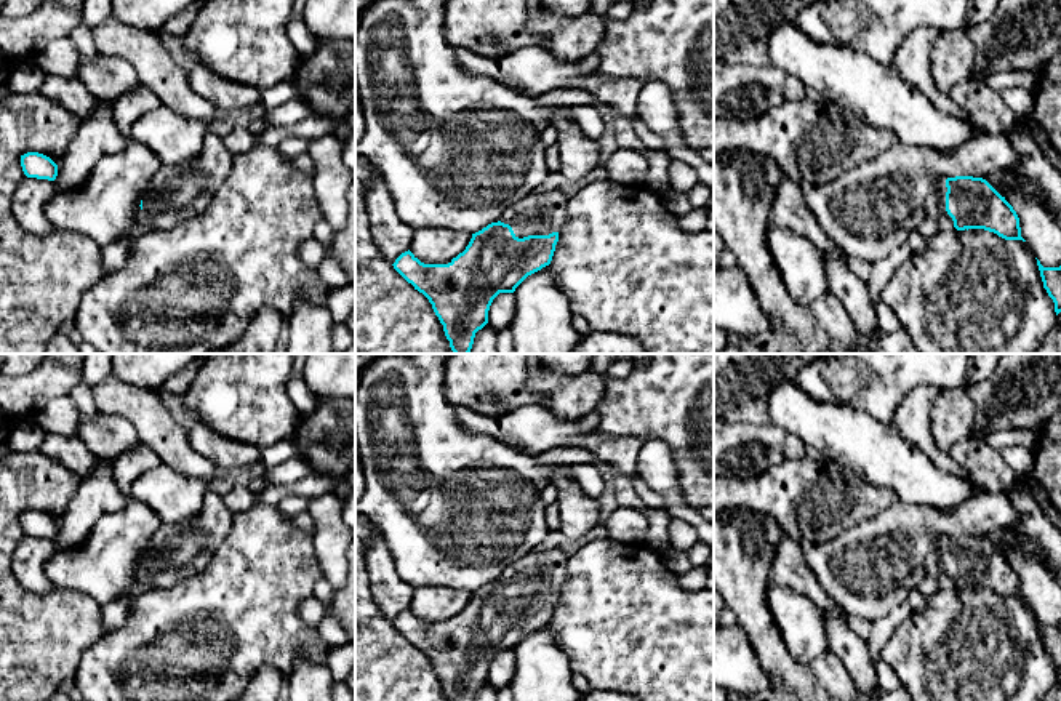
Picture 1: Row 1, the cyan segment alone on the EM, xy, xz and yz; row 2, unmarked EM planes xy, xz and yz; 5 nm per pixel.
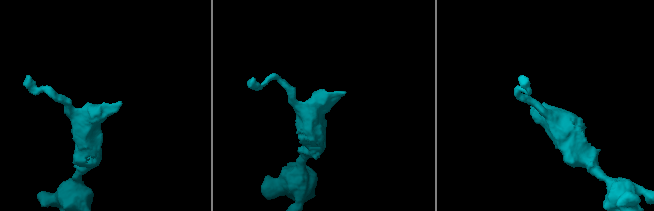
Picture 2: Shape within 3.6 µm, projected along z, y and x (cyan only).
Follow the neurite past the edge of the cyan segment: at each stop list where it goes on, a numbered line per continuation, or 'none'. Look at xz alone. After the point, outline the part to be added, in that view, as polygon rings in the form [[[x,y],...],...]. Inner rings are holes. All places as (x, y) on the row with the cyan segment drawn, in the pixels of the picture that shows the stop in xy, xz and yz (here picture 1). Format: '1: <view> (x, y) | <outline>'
1: xz (543, 213) | [[[560,190],[531,192],[510,206],[501,222],[509,224],[518,238],[560,232],[567,222],[567,203],[568,197]]]

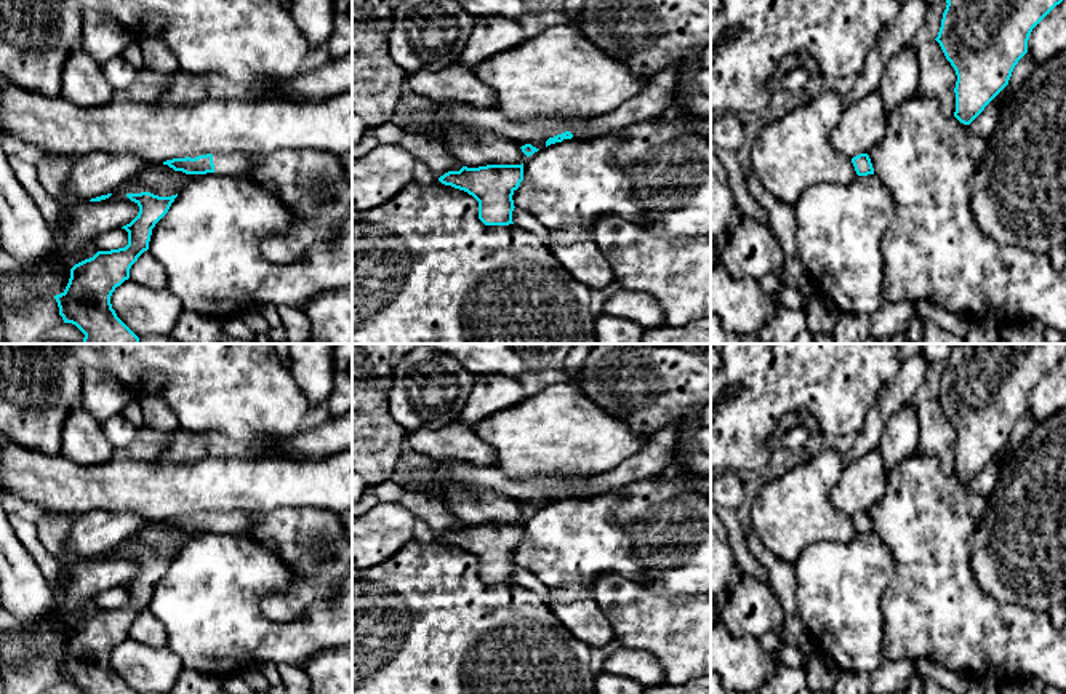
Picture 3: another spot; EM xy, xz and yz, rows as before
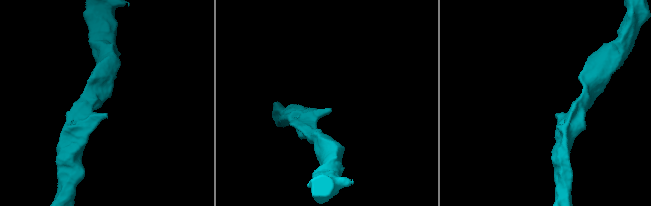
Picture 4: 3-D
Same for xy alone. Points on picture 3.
1: xy (237, 163) | [[[213,154],[214,174],[218,176],[243,176],[253,166],[254,154]]]

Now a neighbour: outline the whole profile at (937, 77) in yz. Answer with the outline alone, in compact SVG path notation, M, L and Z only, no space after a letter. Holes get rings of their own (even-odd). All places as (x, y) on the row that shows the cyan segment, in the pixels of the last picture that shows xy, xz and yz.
M936 40L916 48L919 62L917 93L938 102L941 114L949 118L956 112L957 75Z

